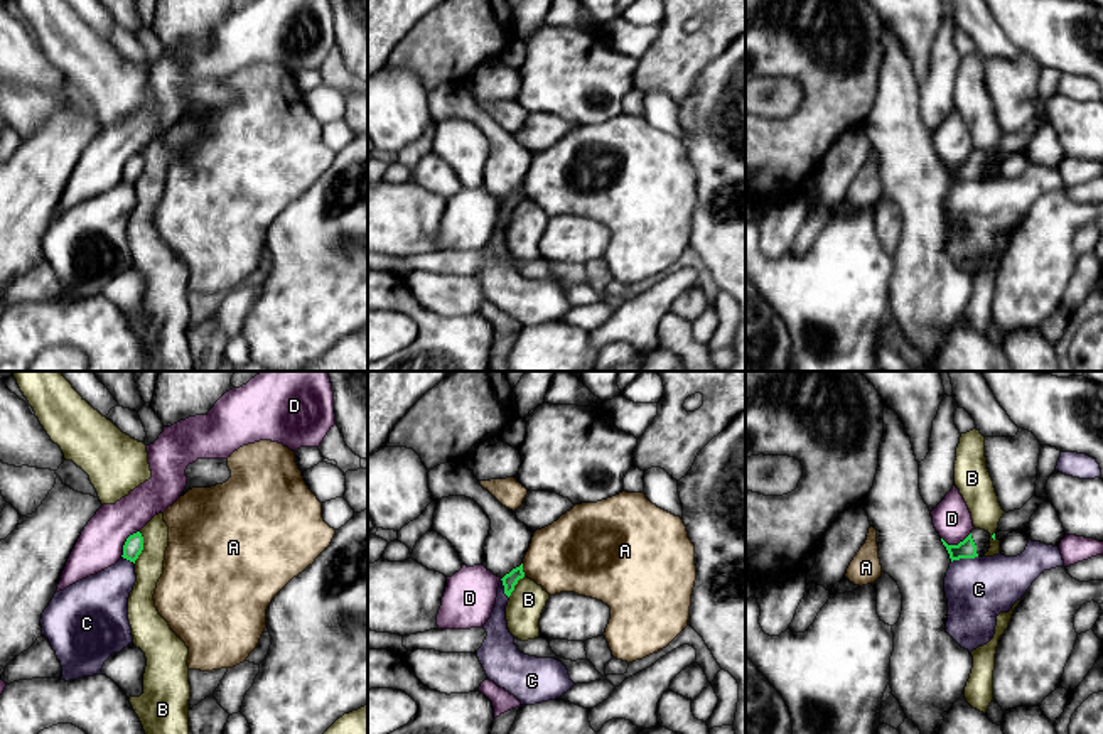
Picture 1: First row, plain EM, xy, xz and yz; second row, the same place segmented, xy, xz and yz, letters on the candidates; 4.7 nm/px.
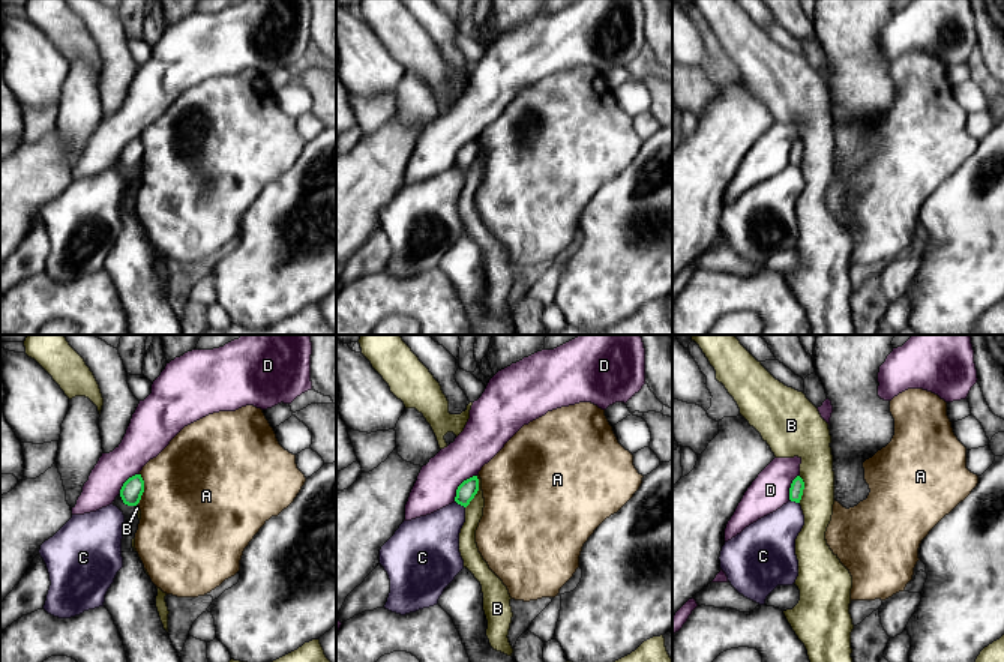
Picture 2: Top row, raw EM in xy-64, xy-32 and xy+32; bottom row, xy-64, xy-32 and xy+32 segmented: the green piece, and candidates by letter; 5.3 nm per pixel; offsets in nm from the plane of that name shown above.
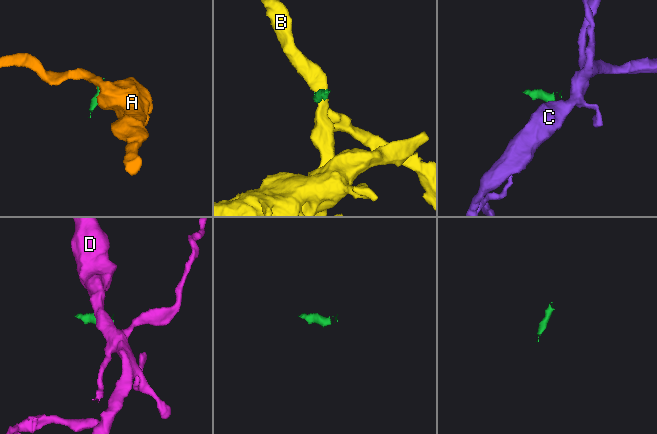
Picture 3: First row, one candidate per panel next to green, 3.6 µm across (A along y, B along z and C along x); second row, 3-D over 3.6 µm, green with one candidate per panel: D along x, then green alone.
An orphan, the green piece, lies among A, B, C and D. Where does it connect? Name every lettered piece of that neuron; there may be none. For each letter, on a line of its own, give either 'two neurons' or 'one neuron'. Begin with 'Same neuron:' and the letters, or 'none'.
Same neuron: none
A: two neurons
B: two neurons
C: two neurons
D: two neurons

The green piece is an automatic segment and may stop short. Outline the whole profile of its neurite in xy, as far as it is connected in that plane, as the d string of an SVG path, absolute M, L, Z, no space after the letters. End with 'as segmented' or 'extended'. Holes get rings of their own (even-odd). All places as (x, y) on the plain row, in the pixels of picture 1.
M137 154L126 160L121 179L135 186L142 172L143 172L143 159L140 154Z | as segmented

